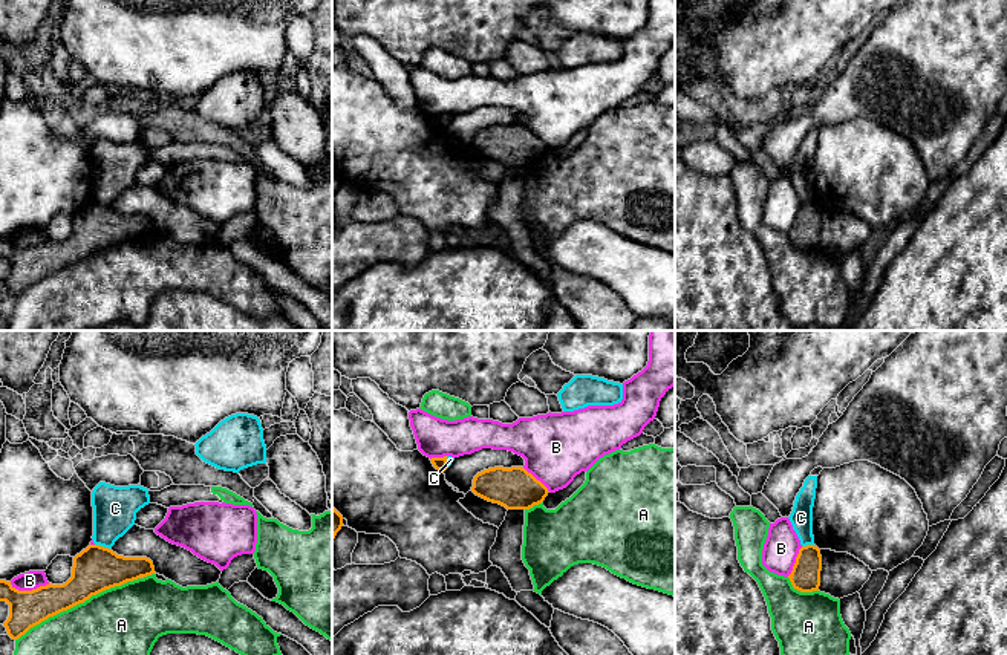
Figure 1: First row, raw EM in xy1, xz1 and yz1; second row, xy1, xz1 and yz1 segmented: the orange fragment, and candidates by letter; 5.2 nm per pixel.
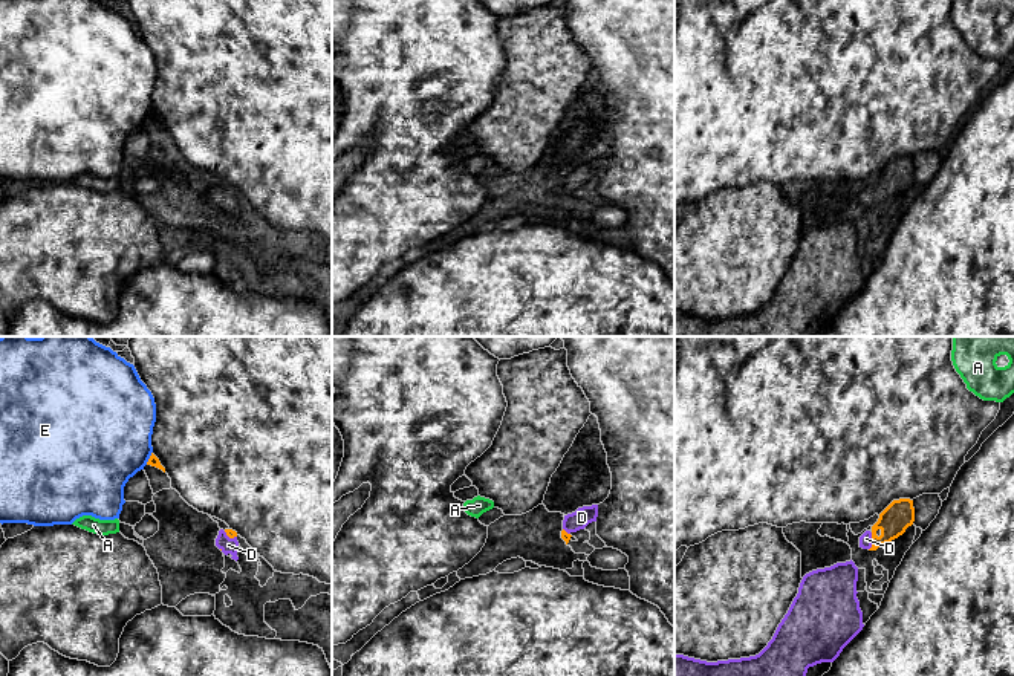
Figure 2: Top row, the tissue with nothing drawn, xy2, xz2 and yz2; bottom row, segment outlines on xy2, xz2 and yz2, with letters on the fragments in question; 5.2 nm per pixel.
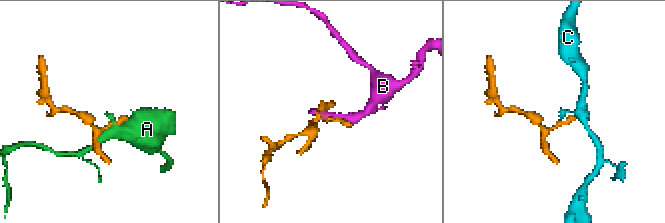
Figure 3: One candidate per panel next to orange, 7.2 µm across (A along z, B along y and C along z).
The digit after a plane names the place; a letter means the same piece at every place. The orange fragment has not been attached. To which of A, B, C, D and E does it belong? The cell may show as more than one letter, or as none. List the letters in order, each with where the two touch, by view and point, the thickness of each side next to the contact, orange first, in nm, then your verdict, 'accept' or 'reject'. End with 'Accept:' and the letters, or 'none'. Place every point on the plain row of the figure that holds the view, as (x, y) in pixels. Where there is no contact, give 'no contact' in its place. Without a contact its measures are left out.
A: meets orange in xy1 at (77, 260); 240 nm thick on the orange side, 400 nm on the other; reject
B: meets orange in xy1 at (29, 248); 190 nm thick on the orange side, 100 nm on the other; reject
C: meets orange in xy1 at (103, 204); 240 nm thick on the orange side, 220 nm on the other; reject
D: meets orange in yz2 at (872, 199); 160 nm thick on the orange side, 60 nm on the other; accept
E: meets orange in xy2 at (150, 115); 60 nm thick on the orange side, 460 nm on the other; reject
Accept: D

